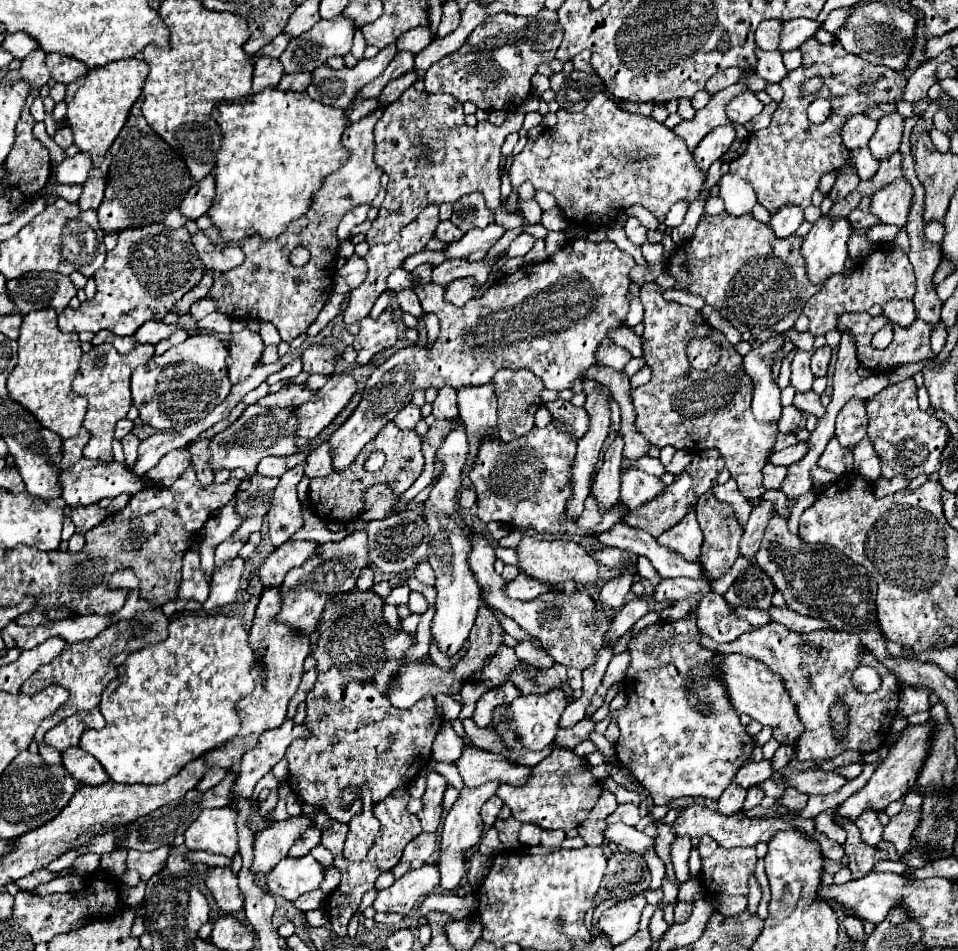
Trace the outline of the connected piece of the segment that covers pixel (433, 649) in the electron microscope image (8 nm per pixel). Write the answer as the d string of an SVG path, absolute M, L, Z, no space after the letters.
M431 635L428 655L437 666L441 667L441 669L445 669L445 671L448 671L451 669L451 667L453 667L453 665L455 665L455 663L459 662L459 659L461 659L463 655L465 655L465 651L467 651L467 647L469 646L468 638L465 640L465 642L465 645L461 648L457 655L449 659L449 657L439 650L433 636Z

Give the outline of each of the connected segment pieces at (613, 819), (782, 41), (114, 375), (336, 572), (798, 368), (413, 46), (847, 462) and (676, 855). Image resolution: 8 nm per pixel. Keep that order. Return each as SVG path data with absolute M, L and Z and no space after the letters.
M625 803L625 805L619 805L607 819L605 819L605 823L607 825L613 825L613 823L625 823L625 825L637 825L639 823L639 819L641 819L641 815L639 815L639 807L637 805L633 805L633 803Z
M791 19L783 23L783 29L779 33L779 51L793 51L799 49L801 43L809 37L813 37L821 29L821 23L811 19Z
M101 343L101 345L93 345L93 349L89 353L83 353L81 367L77 371L77 377L73 379L73 391L89 401L89 409L87 409L83 427L91 433L91 439L89 439L87 447L83 449L83 457L111 461L109 451L111 451L115 423L119 419L123 419L127 415L129 407L133 405L131 391L129 391L131 373L139 365L145 365L153 357L153 351L155 351L153 345L137 345L131 353L119 355L111 343Z
M355 531L355 533L349 533L347 537L343 537L341 541L331 541L331 543L319 545L309 561L305 561L301 567L287 571L283 583L279 585L281 609L275 615L275 621L289 625L301 637L309 637L315 631L317 619L319 619L325 603L329 601L329 597L343 593L347 589L353 589L357 583L359 571L365 565L369 565L365 531Z
M797 351L793 363L791 363L791 385L797 391L809 391L813 385L813 373L811 373L811 351Z
M429 27L409 29L403 35L399 35L399 39L395 41L397 51L411 51L411 53L419 53L429 43L431 43L431 31L429 31Z
M831 439L827 443L827 449L821 455L821 459L819 459L817 465L821 469L833 471L837 477L843 477L843 475L851 473L851 469L853 469L853 455L847 449L843 449L837 439Z
M677 837L671 845L671 861L675 867L675 875L681 883L689 881L689 853L691 853L691 839L689 837Z

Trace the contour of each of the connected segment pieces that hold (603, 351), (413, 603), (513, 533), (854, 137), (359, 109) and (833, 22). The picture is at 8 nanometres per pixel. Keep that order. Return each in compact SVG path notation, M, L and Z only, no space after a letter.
M603 339L603 343L597 349L597 365L607 365L621 371L629 363L629 359L631 359L631 353L625 347L619 347L607 339Z
M411 591L411 595L409 595L409 609L413 611L413 613L425 613L427 611L427 607L429 607L429 603L427 603L427 599L423 597L423 593L419 593L419 591Z
M512 529L509 531L508 535L503 537L499 541L499 546L515 549L522 539L523 534L519 529Z
M851 115L851 119L847 119L847 123L843 125L843 131L841 131L843 145L851 151L857 147L865 147L875 133L875 125L877 125L877 121L867 119L865 115Z
M357 95L357 99L353 101L353 105L351 105L349 109L351 109L351 113L349 113L351 121L359 121L359 119L367 117L369 113L377 111L377 109L379 109L379 101L377 101L377 99L365 99L365 101L359 101L359 95Z
M835 9L823 23L823 29L827 29L829 33L837 33L839 27L845 23L845 19L849 17L849 11L847 9Z

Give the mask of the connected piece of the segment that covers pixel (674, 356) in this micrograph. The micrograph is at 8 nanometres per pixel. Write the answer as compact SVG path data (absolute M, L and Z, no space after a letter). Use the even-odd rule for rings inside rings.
M643 283L639 297L645 307L645 331L641 339L643 357L651 369L651 381L631 389L631 399L637 411L637 431L659 449L665 445L687 451L719 449L741 495L747 499L761 497L765 491L761 469L773 451L777 425L759 423L751 415L751 377L743 371L743 357L723 333L705 323L697 309L665 301L655 283ZM703 335L715 339L723 355L719 363L707 371L695 371L691 363L687 363L687 343Z

